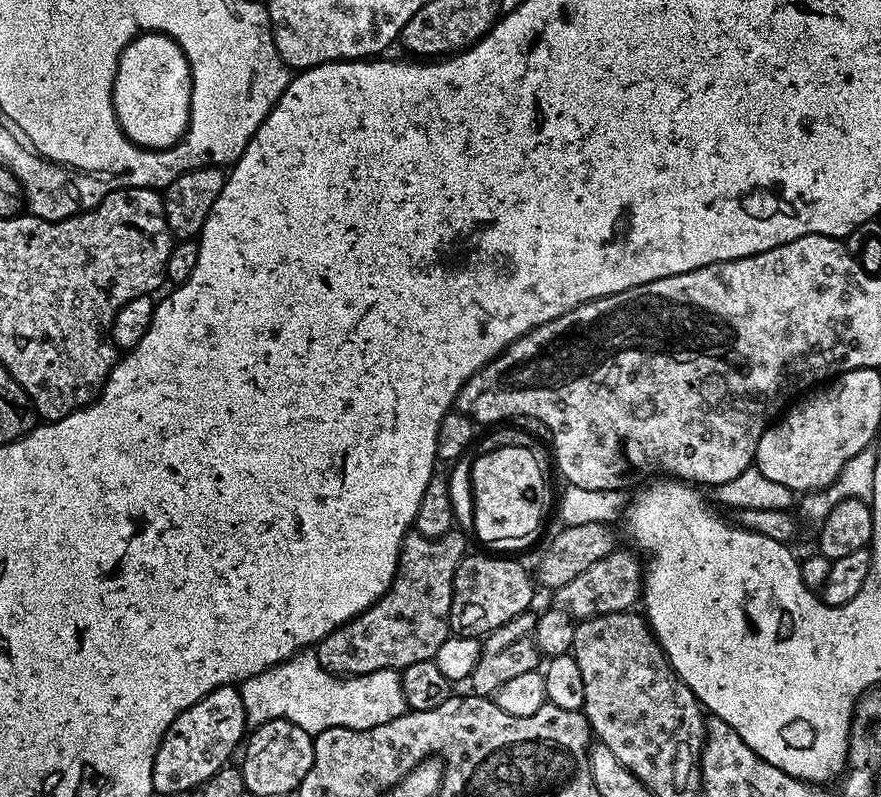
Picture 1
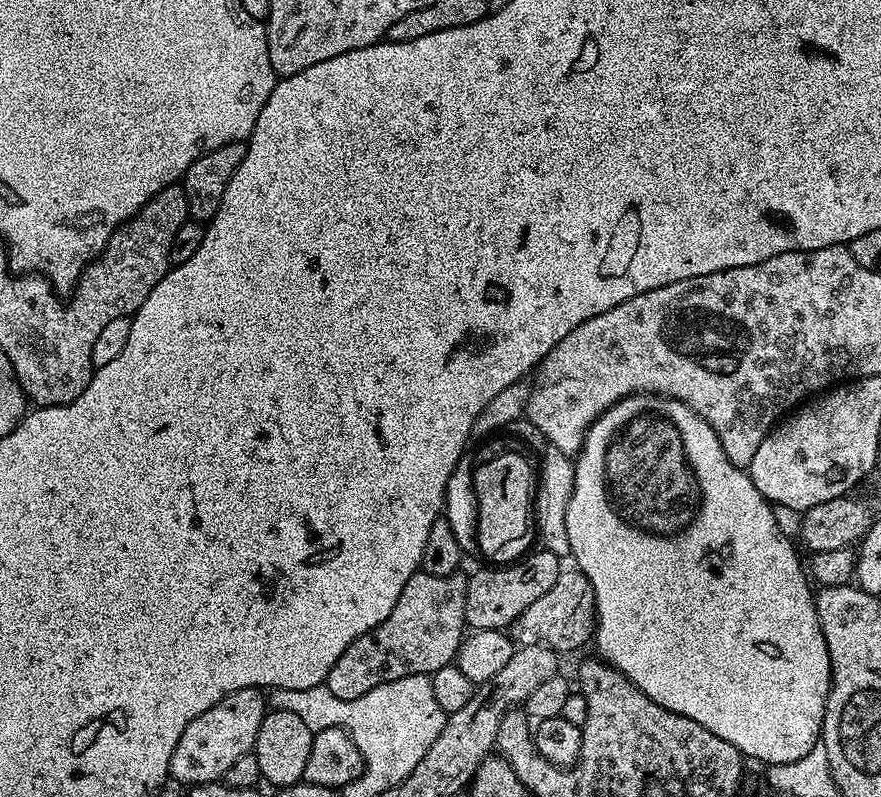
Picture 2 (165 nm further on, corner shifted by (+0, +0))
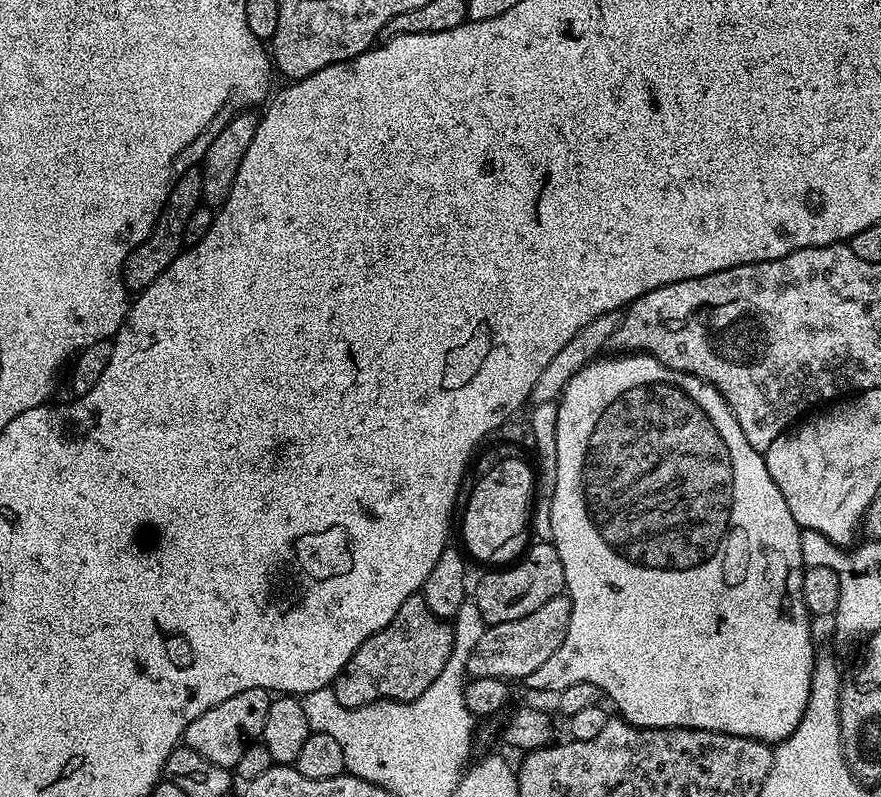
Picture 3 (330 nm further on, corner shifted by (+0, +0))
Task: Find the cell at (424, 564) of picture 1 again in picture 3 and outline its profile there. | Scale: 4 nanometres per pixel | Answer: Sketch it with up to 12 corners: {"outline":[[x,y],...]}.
{"outline":[[423,595],[354,650],[347,708],[418,699],[450,658],[453,625]]}

